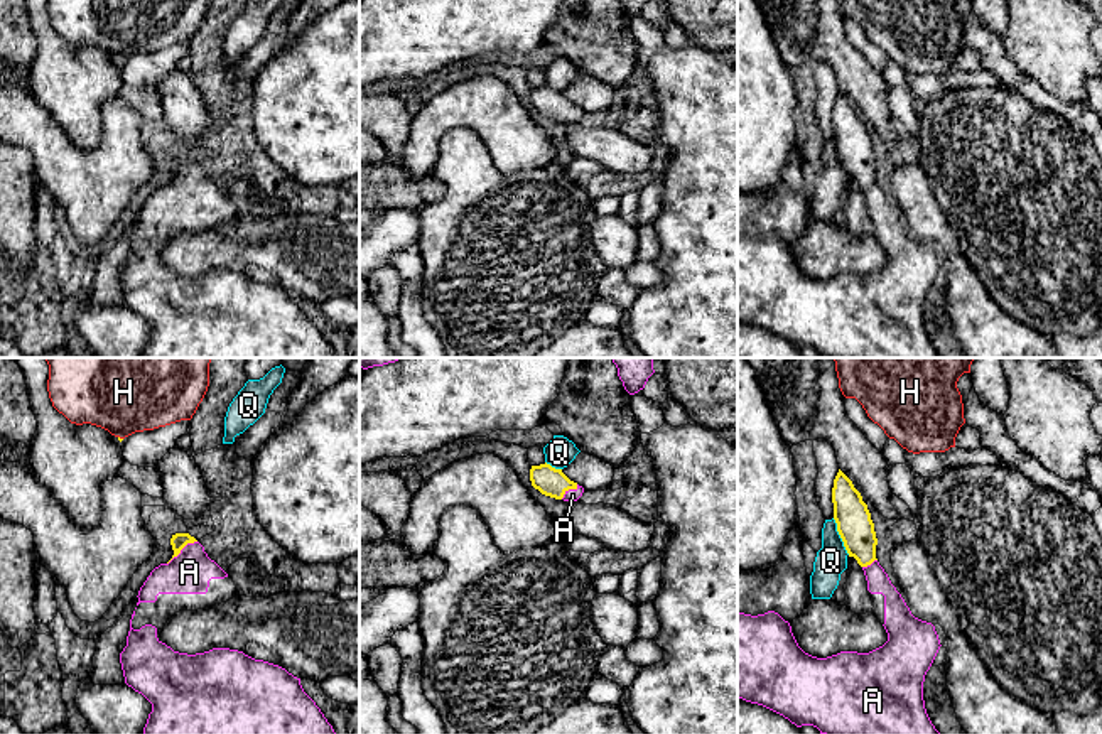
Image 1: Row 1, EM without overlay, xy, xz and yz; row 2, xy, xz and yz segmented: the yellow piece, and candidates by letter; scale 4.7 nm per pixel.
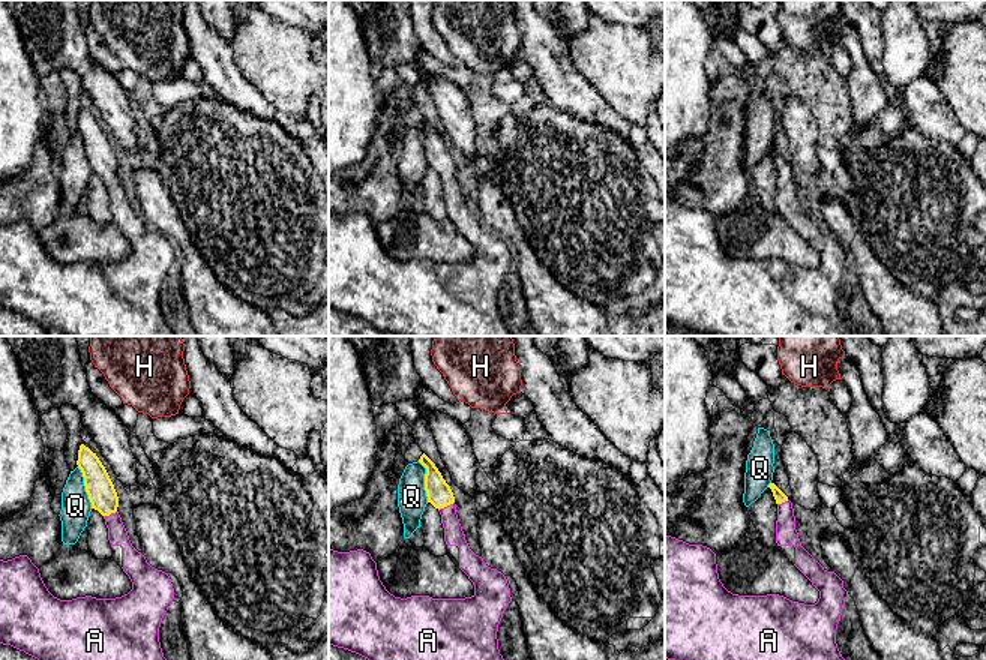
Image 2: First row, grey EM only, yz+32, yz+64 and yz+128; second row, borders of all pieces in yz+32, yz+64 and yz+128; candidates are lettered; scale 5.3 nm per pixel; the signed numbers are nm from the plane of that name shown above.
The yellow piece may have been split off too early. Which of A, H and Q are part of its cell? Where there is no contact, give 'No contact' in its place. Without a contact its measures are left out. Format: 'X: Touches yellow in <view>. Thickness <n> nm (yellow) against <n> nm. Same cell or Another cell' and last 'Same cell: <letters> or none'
A: Touches yellow in xy. Thickness 80 nm (yellow) against 200 nm. Same cell
H: Touches yellow in xy. Thickness 20 nm (yellow) against 460 nm. Another cell
Q: Touches yellow in yz. Thickness 170 nm (yellow) against 150 nm. Another cell
Same cell: A

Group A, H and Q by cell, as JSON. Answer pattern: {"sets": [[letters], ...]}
{"sets": [["A"], ["H"], ["Q"]]}

